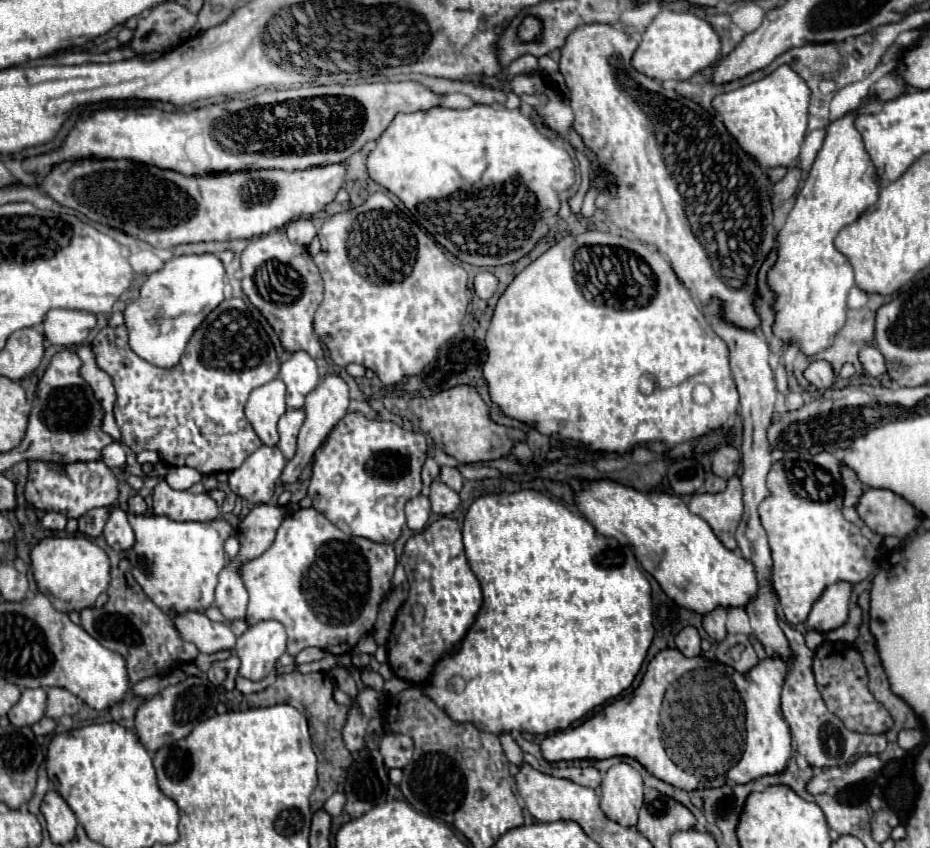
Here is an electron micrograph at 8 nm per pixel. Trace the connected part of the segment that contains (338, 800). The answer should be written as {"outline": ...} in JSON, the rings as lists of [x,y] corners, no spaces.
{"outline":[[[336,791],[336,793],[324,803],[324,811],[330,813],[332,817],[338,817],[338,815],[342,813],[342,809],[344,809],[344,793]]]}

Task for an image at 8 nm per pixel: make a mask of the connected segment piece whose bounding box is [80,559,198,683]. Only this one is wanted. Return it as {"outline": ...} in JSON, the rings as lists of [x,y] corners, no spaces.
{"outline":[[[126,559],[120,561],[118,569],[112,571],[112,581],[108,587],[108,601],[104,603],[102,609],[90,607],[80,611],[82,627],[104,647],[120,653],[126,663],[128,663],[128,673],[130,681],[138,683],[144,677],[156,675],[158,673],[158,663],[160,667],[172,667],[176,661],[194,661],[198,655],[196,645],[182,641],[180,633],[172,625],[170,617],[162,613],[136,585],[132,573],[130,573],[130,563]]]}

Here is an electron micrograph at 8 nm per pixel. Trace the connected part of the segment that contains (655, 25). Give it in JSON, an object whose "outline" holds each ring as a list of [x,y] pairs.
{"outline":[[[668,7],[654,17],[654,21],[642,33],[642,41],[632,55],[632,67],[656,81],[688,81],[694,73],[710,67],[720,57],[720,39],[710,23],[692,13],[678,13]]]}

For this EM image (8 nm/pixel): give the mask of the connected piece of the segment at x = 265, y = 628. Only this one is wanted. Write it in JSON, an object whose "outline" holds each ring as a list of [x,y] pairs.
{"outline":[[[260,621],[260,623],[248,627],[236,641],[236,657],[240,659],[238,673],[246,679],[260,681],[272,671],[276,659],[284,651],[286,651],[286,629],[278,621]]]}

